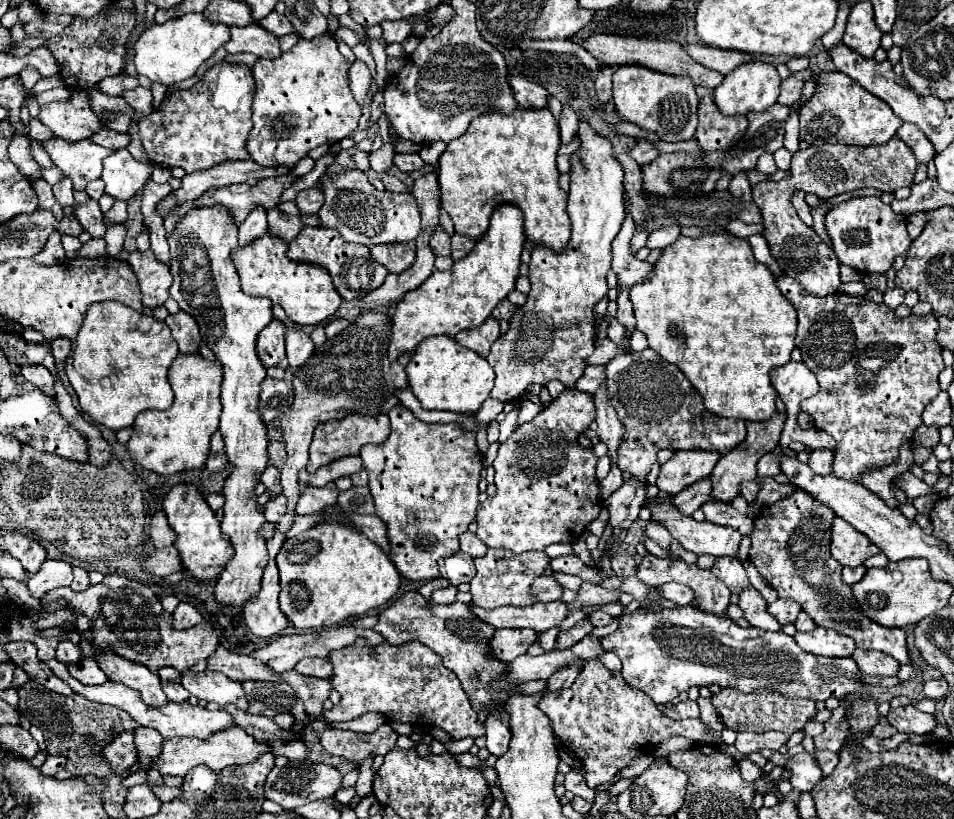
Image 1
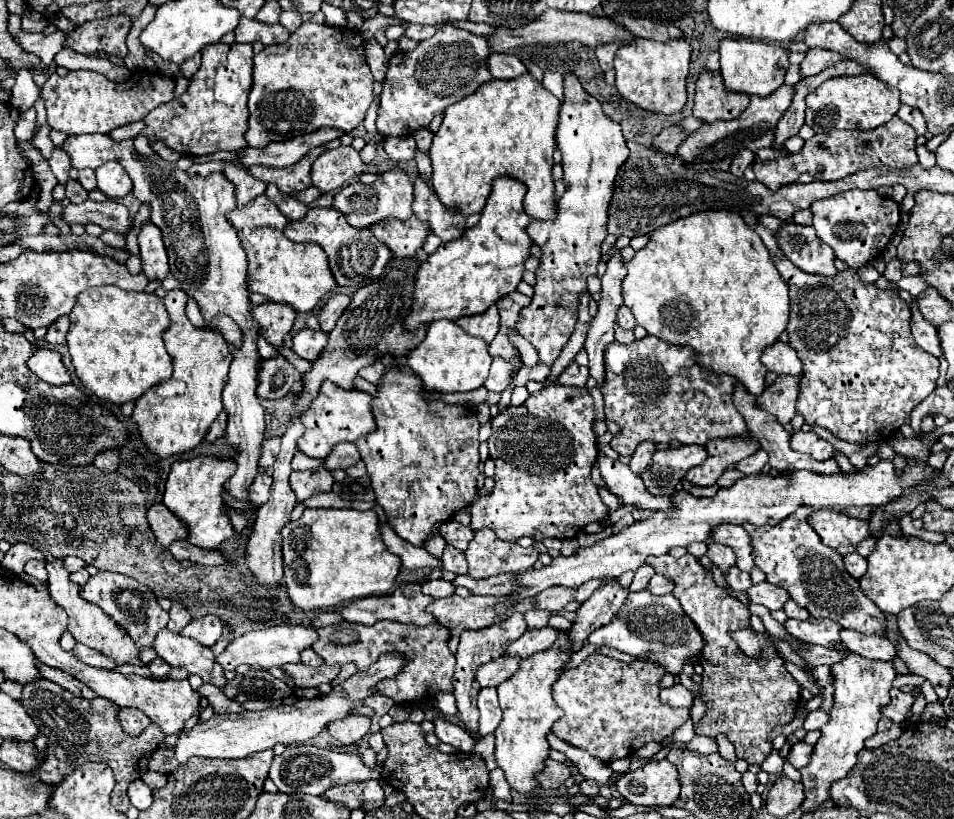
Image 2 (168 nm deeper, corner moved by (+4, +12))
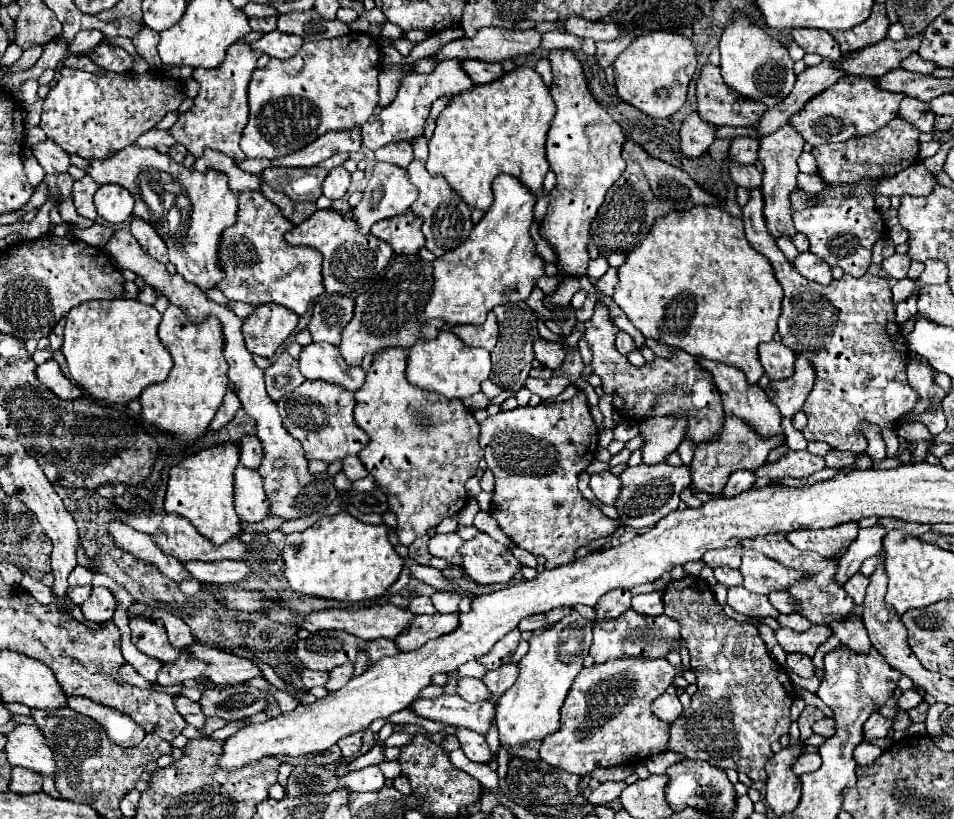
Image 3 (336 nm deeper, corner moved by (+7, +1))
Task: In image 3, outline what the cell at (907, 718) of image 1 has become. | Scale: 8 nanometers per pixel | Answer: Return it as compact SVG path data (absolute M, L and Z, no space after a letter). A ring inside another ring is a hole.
M873 713L873 715L867 719L865 727L863 727L863 731L865 731L865 741L869 741L869 739L873 739L873 737L887 737L889 731L891 731L891 727L893 727L893 723L889 723L889 719L885 719L883 715Z

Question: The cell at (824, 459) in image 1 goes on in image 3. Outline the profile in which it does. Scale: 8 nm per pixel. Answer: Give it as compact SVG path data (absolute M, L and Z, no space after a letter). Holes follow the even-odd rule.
M789 451L779 461L771 465L763 465L755 471L757 477L769 477L773 481L791 475L791 477L809 477L811 473L825 467L825 459L819 455L811 455L809 451Z

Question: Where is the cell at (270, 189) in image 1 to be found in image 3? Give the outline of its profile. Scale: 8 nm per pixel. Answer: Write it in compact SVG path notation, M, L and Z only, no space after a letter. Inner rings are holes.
M337 153L325 161L321 161L317 167L309 167L309 169L265 169L261 171L261 181L267 183L269 187L285 193L289 199L293 199L295 203L299 201L309 201L315 203L321 195L321 183L327 177L327 173L341 165L347 159L347 153Z

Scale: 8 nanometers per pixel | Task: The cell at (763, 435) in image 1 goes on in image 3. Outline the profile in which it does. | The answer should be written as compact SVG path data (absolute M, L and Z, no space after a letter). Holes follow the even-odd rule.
M797 357L793 377L783 379L783 381L771 381L765 393L771 399L771 403L779 407L785 419L793 419L793 415L801 411L807 395L811 393L813 379L815 379L815 373L813 373L811 363L803 357Z

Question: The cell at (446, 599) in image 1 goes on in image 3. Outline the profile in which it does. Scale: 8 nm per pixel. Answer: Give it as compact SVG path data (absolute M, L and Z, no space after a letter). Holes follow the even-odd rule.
M415 597L411 603L409 603L409 609L413 611L413 613L417 613L417 615L421 615L421 613L435 613L437 609L433 607L433 603L431 603L431 597Z

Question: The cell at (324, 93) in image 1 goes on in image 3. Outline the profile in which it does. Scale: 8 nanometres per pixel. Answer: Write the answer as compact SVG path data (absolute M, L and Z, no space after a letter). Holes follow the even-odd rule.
M353 33L341 39L321 39L303 43L301 51L293 55L289 61L271 59L263 69L255 69L249 83L249 123L243 129L241 151L249 157L265 157L275 159L289 155L327 131L349 131L367 123L373 115L373 109L379 103L379 83L377 75L381 67L381 51L377 49L377 41L367 33Z

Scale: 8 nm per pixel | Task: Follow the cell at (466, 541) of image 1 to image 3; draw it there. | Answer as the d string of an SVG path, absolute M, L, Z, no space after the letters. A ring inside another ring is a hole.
M445 533L445 535L433 535L429 539L429 551L433 557L441 557L449 563L455 563L459 557L459 547L463 545L463 539L457 533Z

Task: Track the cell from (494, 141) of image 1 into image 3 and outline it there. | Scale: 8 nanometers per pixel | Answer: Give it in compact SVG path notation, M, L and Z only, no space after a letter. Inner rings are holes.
M527 65L505 73L489 85L475 85L469 93L465 91L451 99L439 115L429 141L427 171L433 177L445 177L469 209L487 211L491 207L491 183L501 173L513 175L537 195L543 191L543 177L549 171L545 141L553 115L555 101L549 89L535 69Z

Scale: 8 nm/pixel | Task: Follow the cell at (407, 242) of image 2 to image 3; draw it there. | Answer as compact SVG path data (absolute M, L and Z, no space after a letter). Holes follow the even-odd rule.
M407 211L405 215L377 221L371 227L371 233L389 243L397 255L415 255L425 245L421 225L421 219Z

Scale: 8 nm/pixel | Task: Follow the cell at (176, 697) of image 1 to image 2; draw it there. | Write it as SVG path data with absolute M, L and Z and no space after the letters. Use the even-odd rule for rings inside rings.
M154 658L154 660L148 664L148 668L150 668L152 676L154 676L154 678L160 678L160 680L164 680L164 678L168 676L168 672L170 672L168 664L164 664L164 660L160 660L160 658Z

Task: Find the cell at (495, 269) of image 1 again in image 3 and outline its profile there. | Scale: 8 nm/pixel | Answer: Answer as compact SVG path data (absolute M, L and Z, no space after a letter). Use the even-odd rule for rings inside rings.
M499 175L493 181L493 195L493 205L473 227L469 239L433 261L433 295L425 305L421 323L429 319L443 319L447 327L485 323L493 307L525 301L535 287L535 279L545 275L545 261L537 255L529 235L535 195L511 175Z

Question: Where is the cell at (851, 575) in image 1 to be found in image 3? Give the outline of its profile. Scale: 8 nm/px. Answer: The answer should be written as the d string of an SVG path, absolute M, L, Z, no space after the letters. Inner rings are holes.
M855 573L843 587L845 587L845 591L853 597L853 601L855 601L857 605L861 605L863 599L865 599L865 589L867 589L867 585L869 585L869 577L865 577L863 573Z

